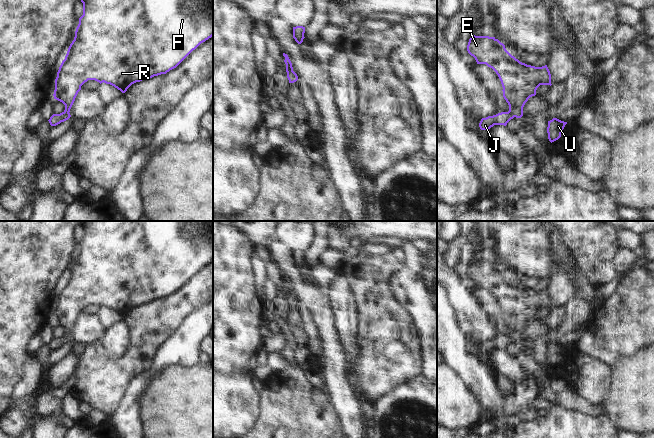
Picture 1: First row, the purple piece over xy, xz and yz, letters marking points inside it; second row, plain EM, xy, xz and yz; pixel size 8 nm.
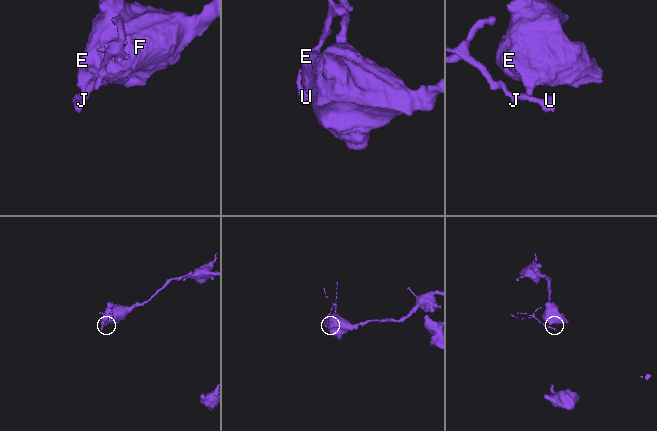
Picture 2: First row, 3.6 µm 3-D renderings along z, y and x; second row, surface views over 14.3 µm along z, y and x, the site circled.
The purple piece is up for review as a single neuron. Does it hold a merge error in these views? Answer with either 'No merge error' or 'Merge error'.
Merge error

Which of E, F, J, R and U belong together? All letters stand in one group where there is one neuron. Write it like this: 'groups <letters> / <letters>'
groups E F R / J U

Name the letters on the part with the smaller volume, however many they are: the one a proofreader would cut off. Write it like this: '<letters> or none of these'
J, U

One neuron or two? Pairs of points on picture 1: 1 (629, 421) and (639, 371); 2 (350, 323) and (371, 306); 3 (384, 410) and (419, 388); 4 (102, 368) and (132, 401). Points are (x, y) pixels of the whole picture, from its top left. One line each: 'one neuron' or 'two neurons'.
1: one neuron
2: two neurons
3: one neuron
4: two neurons

